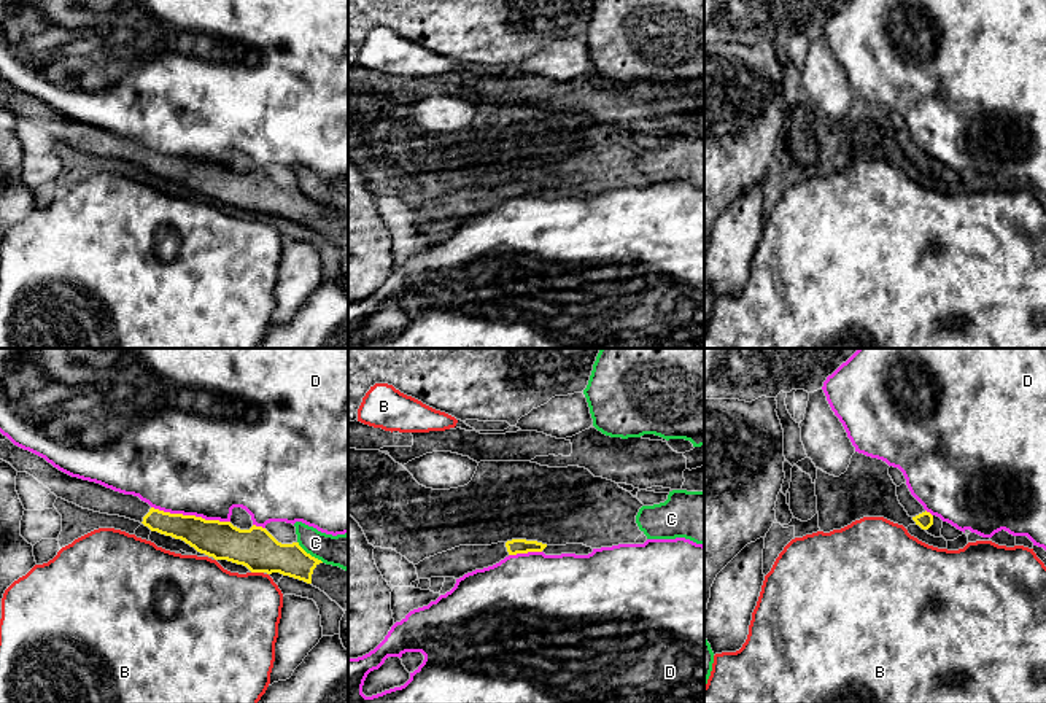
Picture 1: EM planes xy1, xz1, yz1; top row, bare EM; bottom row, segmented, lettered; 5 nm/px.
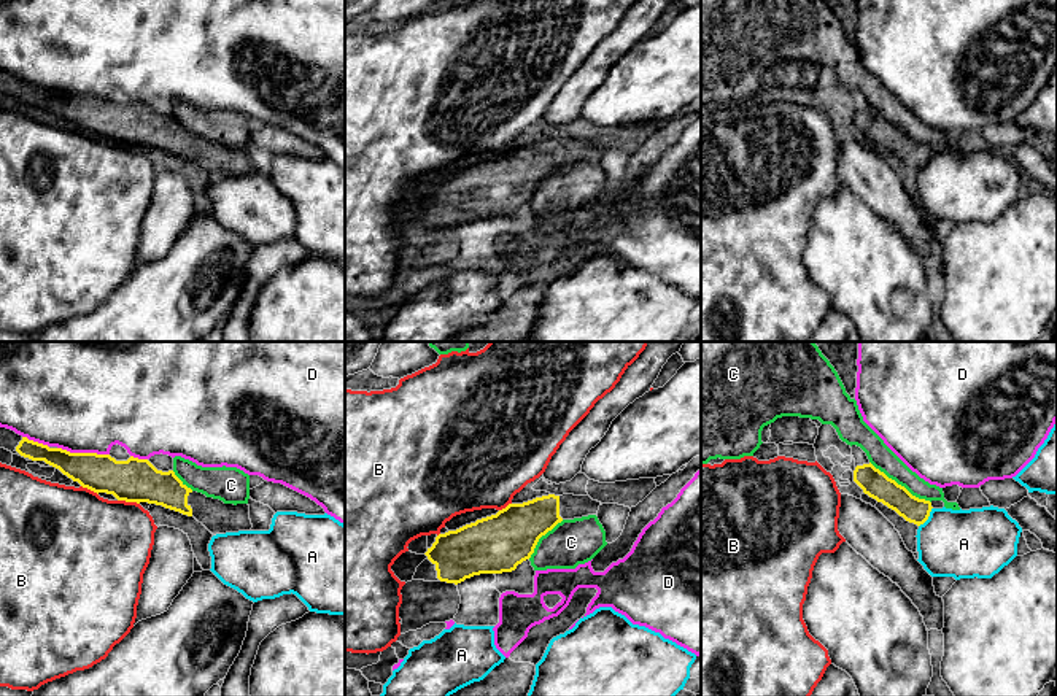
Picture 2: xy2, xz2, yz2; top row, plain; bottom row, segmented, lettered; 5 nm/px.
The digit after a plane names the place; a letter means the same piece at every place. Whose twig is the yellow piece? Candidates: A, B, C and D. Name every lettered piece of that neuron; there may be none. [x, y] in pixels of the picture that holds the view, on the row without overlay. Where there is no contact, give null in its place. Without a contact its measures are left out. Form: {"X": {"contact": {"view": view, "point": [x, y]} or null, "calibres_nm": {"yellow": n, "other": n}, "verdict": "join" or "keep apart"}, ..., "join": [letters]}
{"A": {"contact": {"view": "yz2", "point": [927, 161]}, "calibres_nm": {"yellow": 130, "other": 360}, "verdict": "keep apart"}, "B": {"contact": {"view": "xy2", "point": [129, 145]}, "calibres_nm": {"yellow": 220, "other": 440}, "verdict": "keep apart"}, "C": {"contact": {"view": "yz2", "point": [900, 129]}, "calibres_nm": {"yellow": 140, "other": 120}, "verdict": "keep apart"}, "D": {"contact": {"view": "xy1", "point": [191, 159]}, "calibres_nm": {"yellow": 190, "other": 500}, "verdict": "keep apart"}, "join": []}

